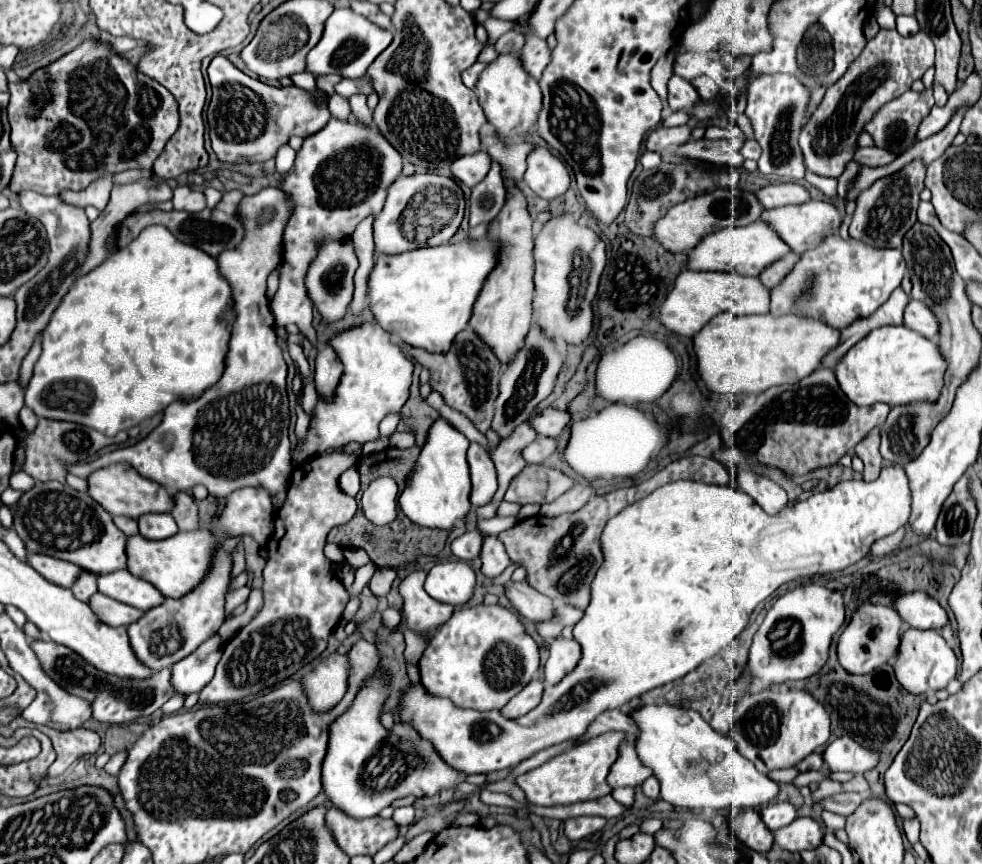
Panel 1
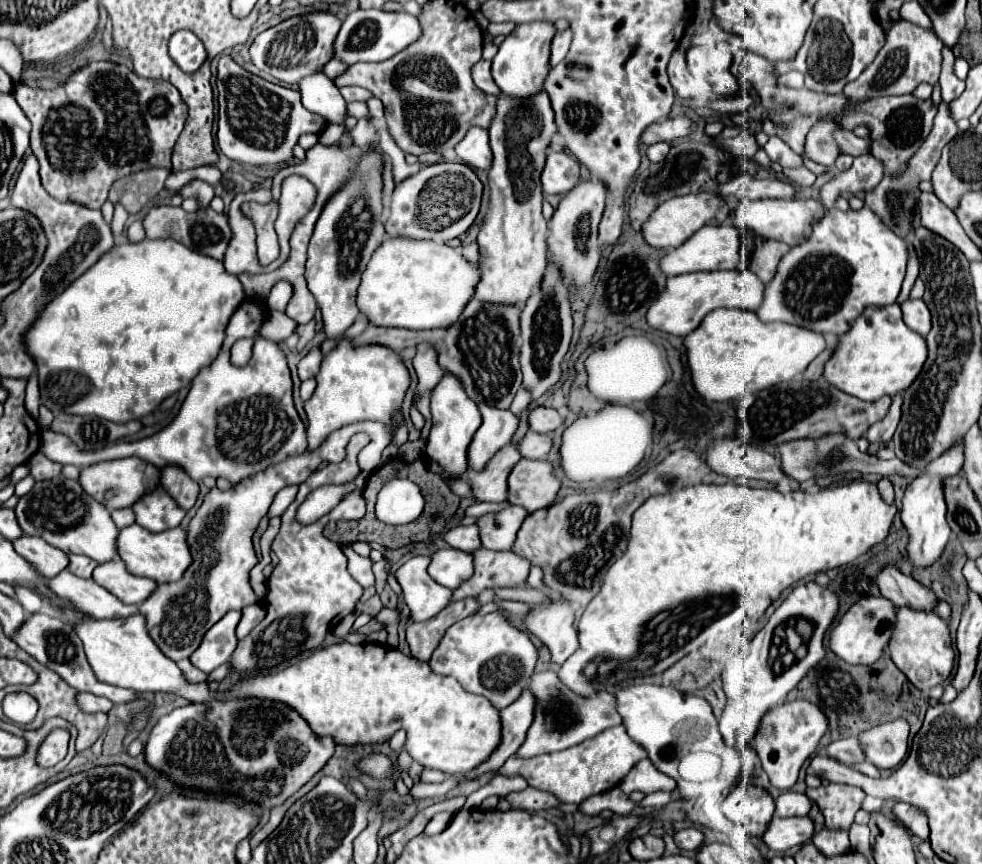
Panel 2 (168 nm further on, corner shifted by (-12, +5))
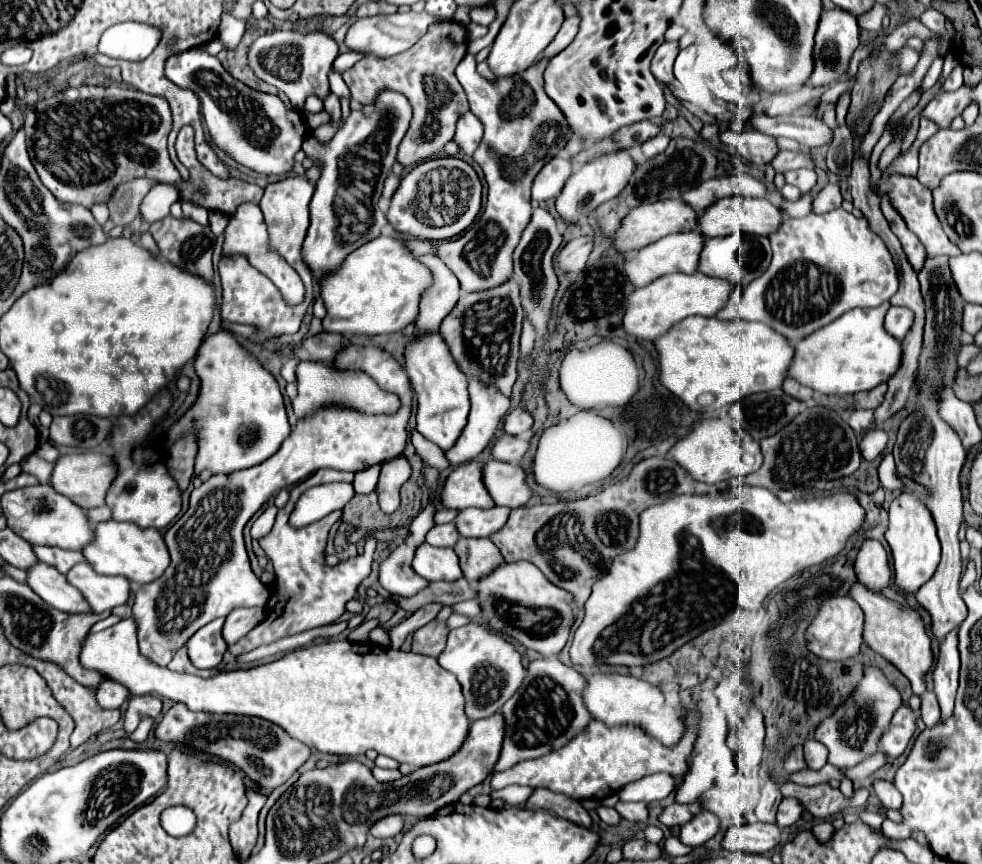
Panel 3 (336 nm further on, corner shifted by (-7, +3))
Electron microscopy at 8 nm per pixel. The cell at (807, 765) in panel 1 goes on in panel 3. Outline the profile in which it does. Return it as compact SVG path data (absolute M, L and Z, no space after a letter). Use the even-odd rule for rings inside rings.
M875 753L875 755L869 755L865 757L861 763L857 763L855 767L851 769L845 769L845 777L849 777L851 781L861 781L861 779L867 779L871 777L879 767L883 767L887 763L887 757L883 753Z

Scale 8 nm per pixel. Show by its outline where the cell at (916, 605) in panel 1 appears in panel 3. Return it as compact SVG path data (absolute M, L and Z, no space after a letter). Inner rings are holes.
M865 541L855 561L855 573L859 583L871 591L883 591L891 585L893 573L889 569L887 551L879 541Z

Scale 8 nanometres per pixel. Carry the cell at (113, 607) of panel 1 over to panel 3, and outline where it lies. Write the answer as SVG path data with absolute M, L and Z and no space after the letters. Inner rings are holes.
M39 563L27 569L29 587L51 607L77 615L77 613L93 613L83 593L77 591L63 573L55 571L55 567L47 563Z

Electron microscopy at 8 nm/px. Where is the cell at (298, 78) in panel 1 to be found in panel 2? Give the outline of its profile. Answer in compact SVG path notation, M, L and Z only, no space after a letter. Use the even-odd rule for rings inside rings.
M332 59L332 61L328 61L328 63L326 63L324 73L326 73L330 79L334 79L336 75L344 73L344 69L348 69L348 65L344 65L344 61L340 61L340 59Z

